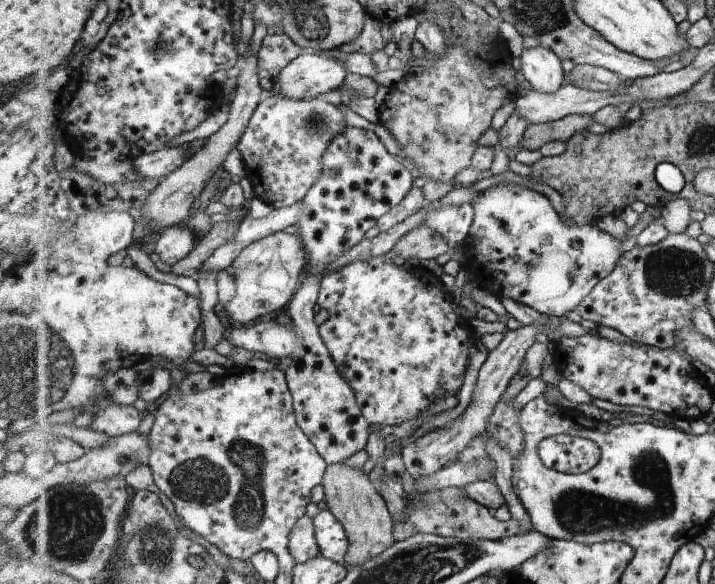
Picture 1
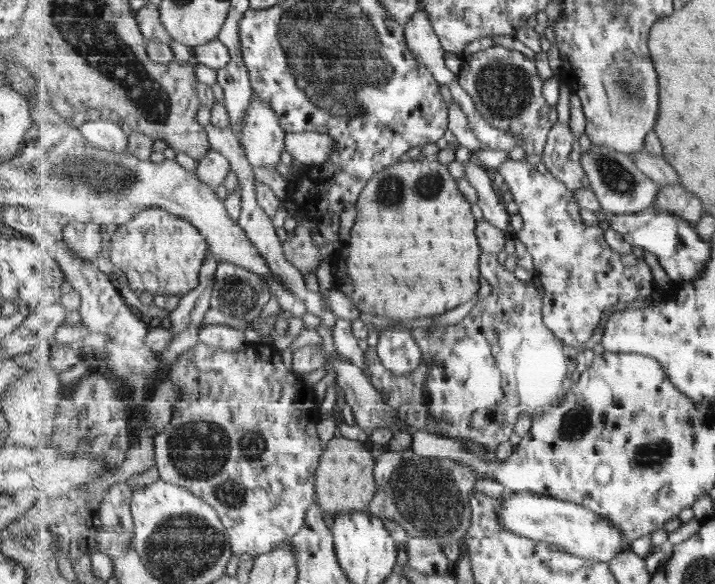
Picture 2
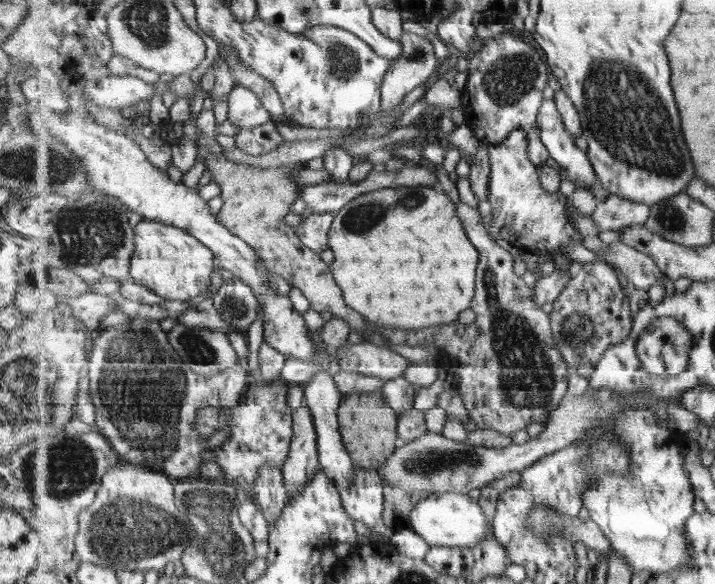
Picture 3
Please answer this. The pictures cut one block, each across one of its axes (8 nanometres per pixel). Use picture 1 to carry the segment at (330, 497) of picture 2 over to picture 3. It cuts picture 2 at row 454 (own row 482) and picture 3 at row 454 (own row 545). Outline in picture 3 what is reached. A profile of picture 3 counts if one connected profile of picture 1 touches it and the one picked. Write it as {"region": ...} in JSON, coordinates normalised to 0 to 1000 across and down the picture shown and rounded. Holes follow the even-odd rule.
{"region":[[[498,668],[481,678],[474,702],[474,733],[494,791],[508,801],[527,803],[550,781],[558,759],[558,712],[543,693],[533,670]]]}

